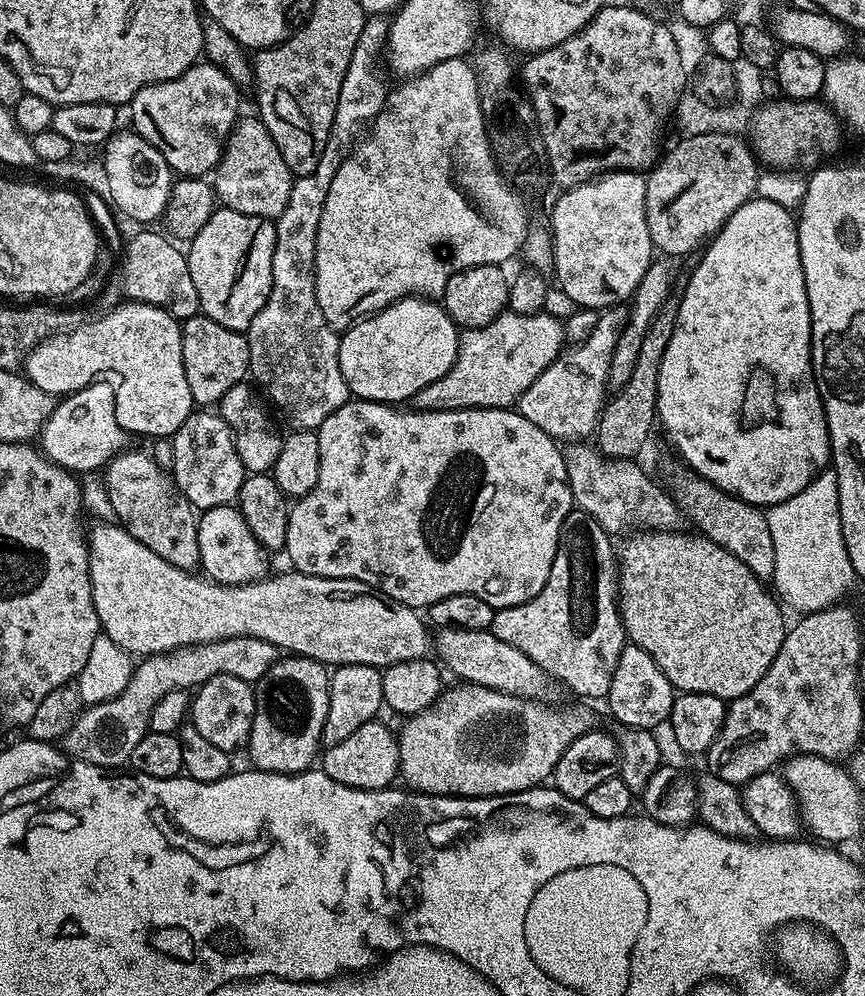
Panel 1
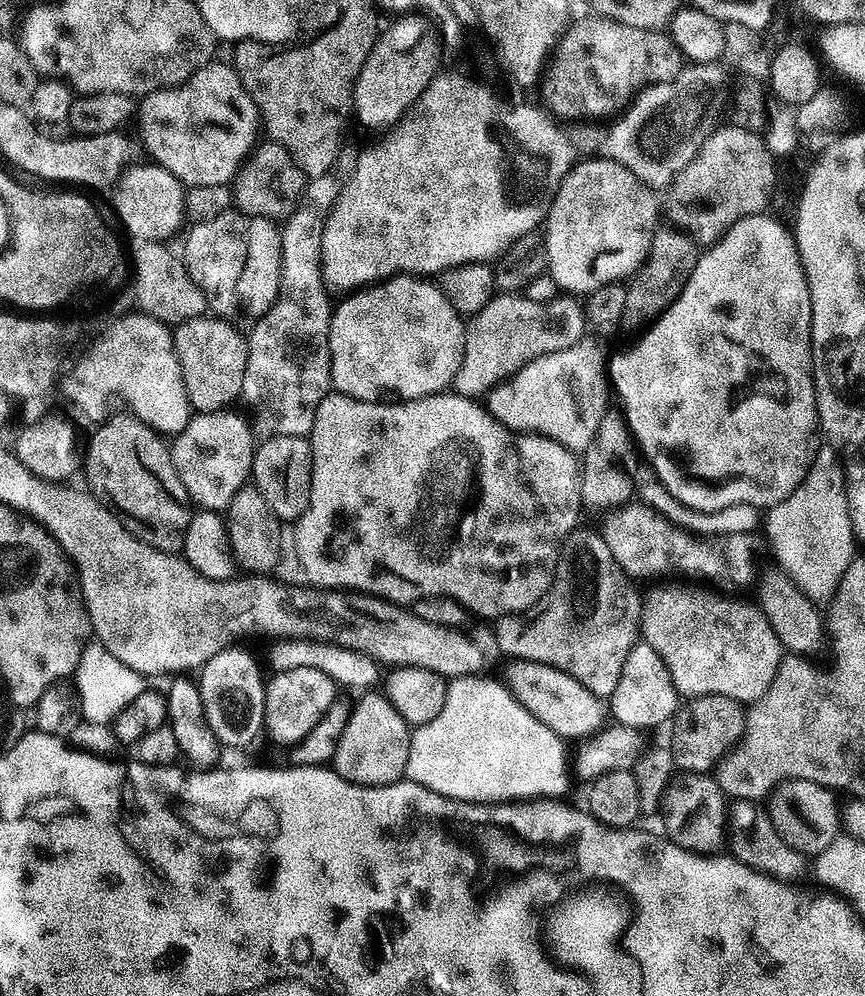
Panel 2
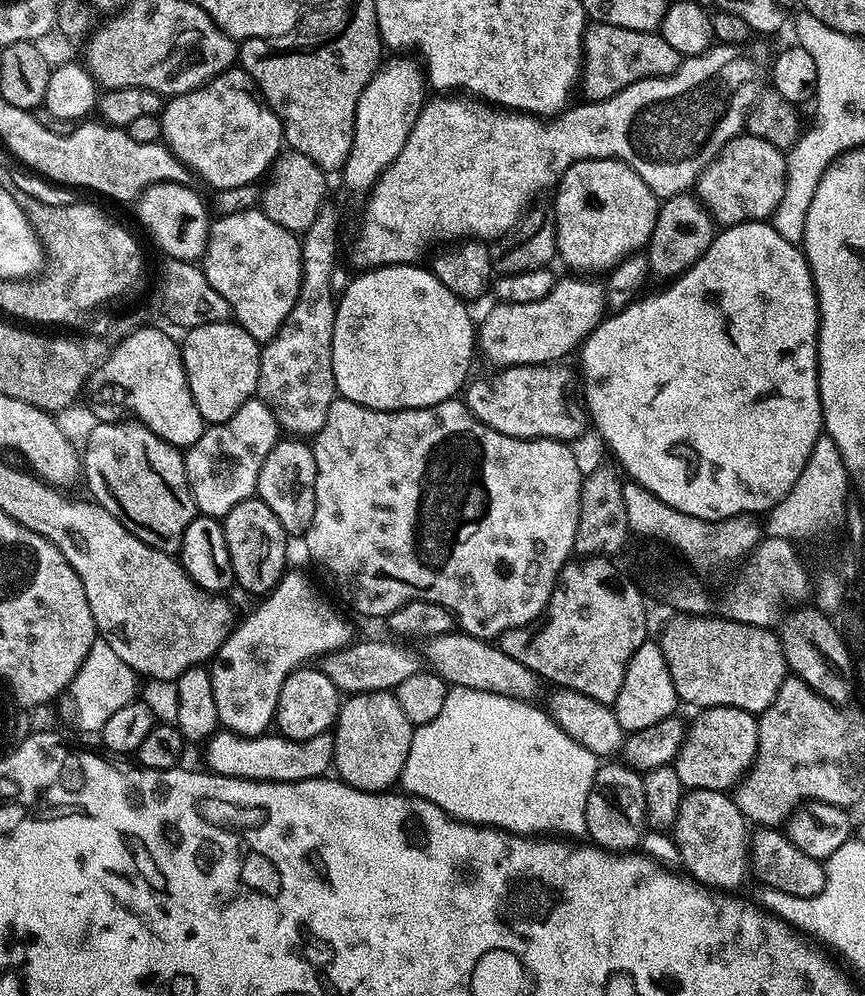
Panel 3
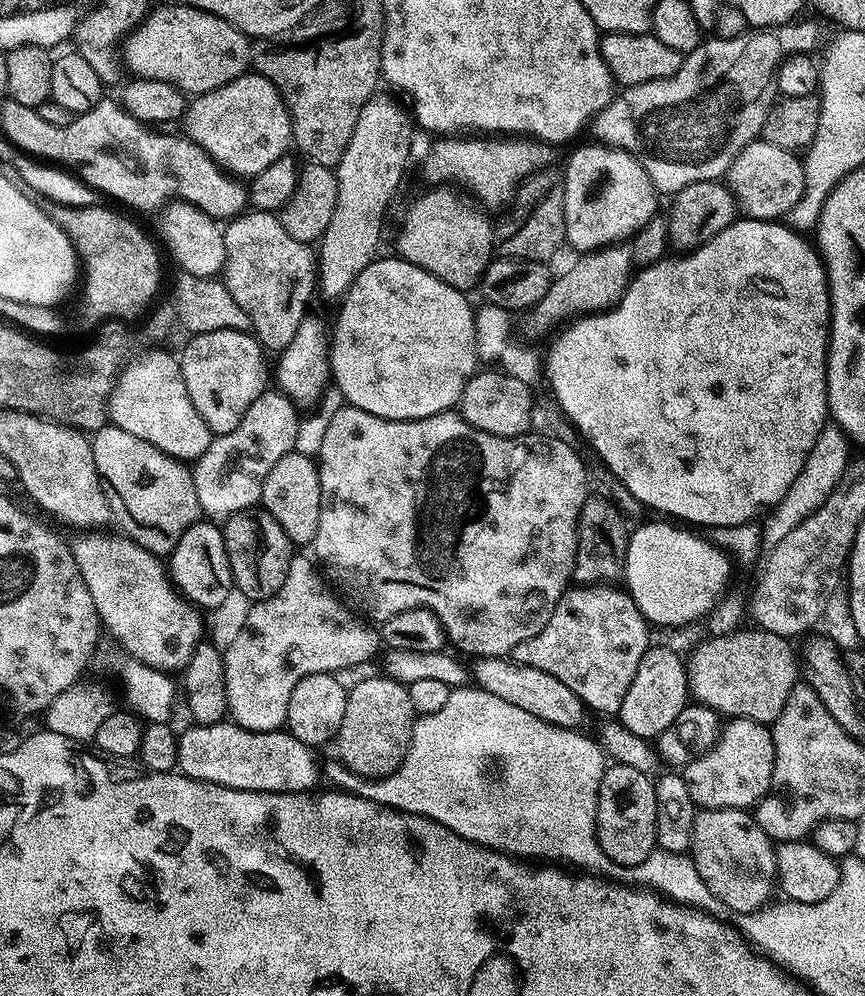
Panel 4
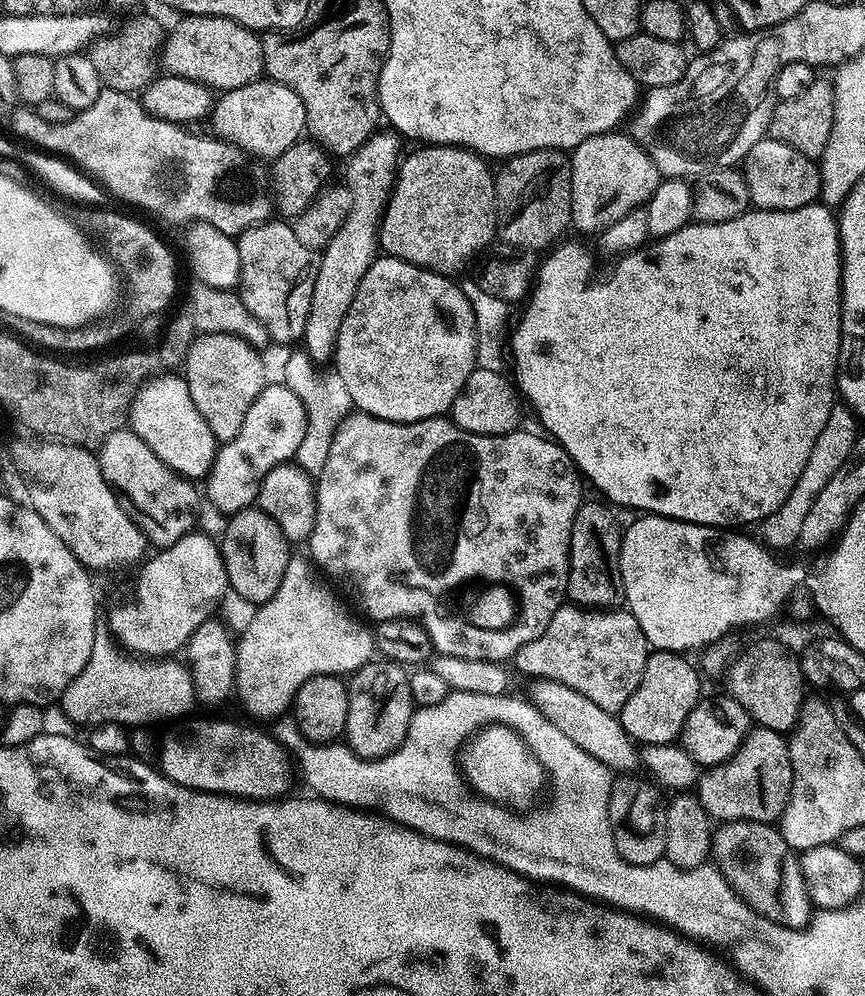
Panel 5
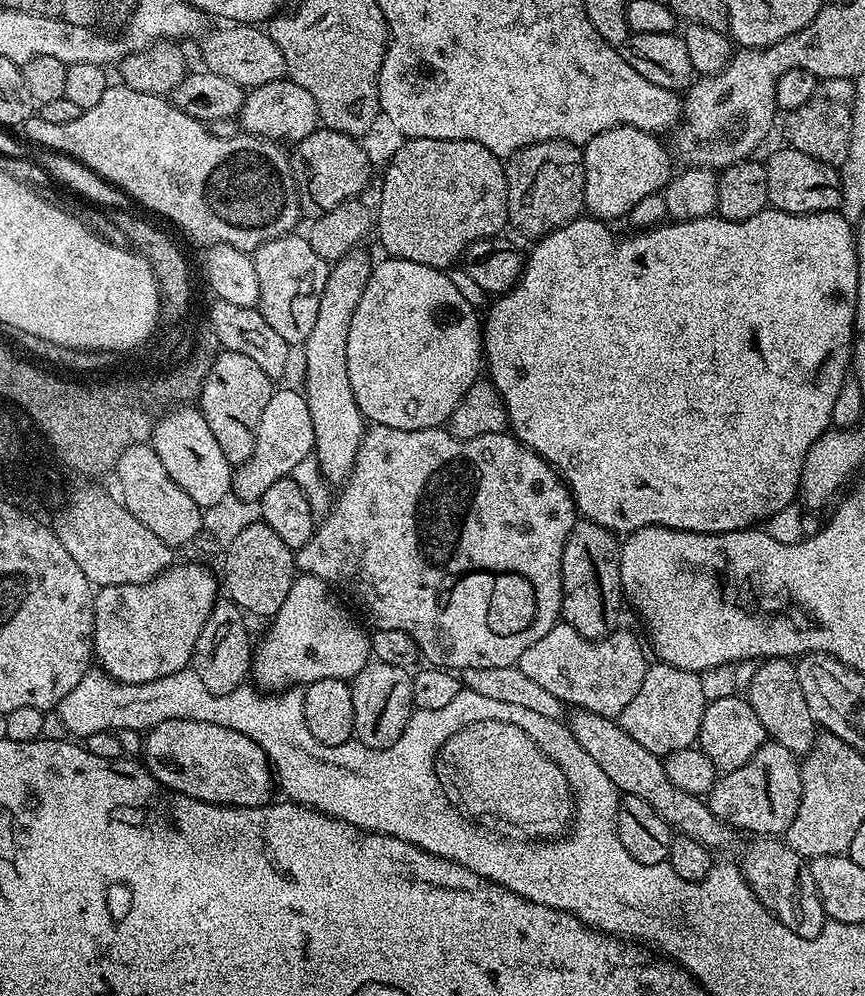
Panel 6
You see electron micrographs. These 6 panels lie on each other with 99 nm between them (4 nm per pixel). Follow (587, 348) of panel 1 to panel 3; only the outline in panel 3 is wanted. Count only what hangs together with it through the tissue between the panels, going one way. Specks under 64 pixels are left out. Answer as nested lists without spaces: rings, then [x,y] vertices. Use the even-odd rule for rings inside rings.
[[[553,362],[502,368],[495,373],[497,376],[492,376],[489,380],[473,379],[467,385],[462,399],[486,426],[507,436],[523,440],[571,442],[589,427],[590,416],[585,405],[578,402],[578,388],[577,385],[576,388],[572,385],[571,370],[560,367],[564,366]]]

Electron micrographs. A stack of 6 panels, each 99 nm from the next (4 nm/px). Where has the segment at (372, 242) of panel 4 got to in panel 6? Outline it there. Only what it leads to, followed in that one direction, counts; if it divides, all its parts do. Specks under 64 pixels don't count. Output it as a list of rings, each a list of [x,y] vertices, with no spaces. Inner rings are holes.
[[[353,250],[328,269],[326,290],[322,290],[322,302],[318,302],[318,318],[310,338],[302,345],[304,351],[304,401],[310,410],[310,422],[314,422],[314,455],[321,466],[321,474],[327,483],[340,486],[352,475],[352,464],[360,449],[366,431],[364,415],[360,413],[354,390],[350,390],[350,374],[346,374],[346,337],[350,334],[350,318],[358,310],[362,290],[374,267],[364,250]]]

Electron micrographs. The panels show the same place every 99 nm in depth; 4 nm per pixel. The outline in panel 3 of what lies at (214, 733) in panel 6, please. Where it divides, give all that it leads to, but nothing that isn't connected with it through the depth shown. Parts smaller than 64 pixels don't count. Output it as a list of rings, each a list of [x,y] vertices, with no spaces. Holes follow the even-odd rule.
[[[227,730],[217,731],[207,741],[204,760],[217,776],[237,776],[243,780],[269,780],[270,782],[302,782],[319,780],[333,767],[334,735],[331,731],[305,740],[286,740],[276,734],[238,736]]]

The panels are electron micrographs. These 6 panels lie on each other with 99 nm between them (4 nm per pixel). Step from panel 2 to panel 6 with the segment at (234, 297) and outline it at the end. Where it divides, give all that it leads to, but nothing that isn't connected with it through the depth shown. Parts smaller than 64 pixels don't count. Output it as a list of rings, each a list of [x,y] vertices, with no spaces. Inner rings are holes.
[[[289,234],[268,240],[262,246],[258,246],[251,253],[254,262],[254,274],[258,274],[258,305],[262,318],[270,322],[270,327],[280,335],[289,346],[303,345],[306,338],[310,338],[310,330],[314,330],[314,321],[318,318],[318,302],[322,302],[322,290],[326,290],[326,278],[328,277],[329,261],[324,260],[310,246],[310,242],[303,236]]]

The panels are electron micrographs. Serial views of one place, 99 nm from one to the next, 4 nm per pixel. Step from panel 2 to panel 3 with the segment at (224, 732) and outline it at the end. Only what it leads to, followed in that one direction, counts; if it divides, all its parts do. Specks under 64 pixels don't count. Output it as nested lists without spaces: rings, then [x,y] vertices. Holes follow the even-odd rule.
[[[285,571],[276,587],[257,603],[260,605],[233,627],[226,642],[222,642],[210,661],[210,686],[214,694],[214,706],[218,706],[220,724],[238,736],[258,736],[269,731],[276,718],[282,682],[286,682],[290,673],[305,663],[304,656],[318,658],[327,652],[336,652],[340,648],[347,648],[353,639],[347,622],[332,609],[331,602],[323,600],[319,590],[302,573],[292,571]]]

